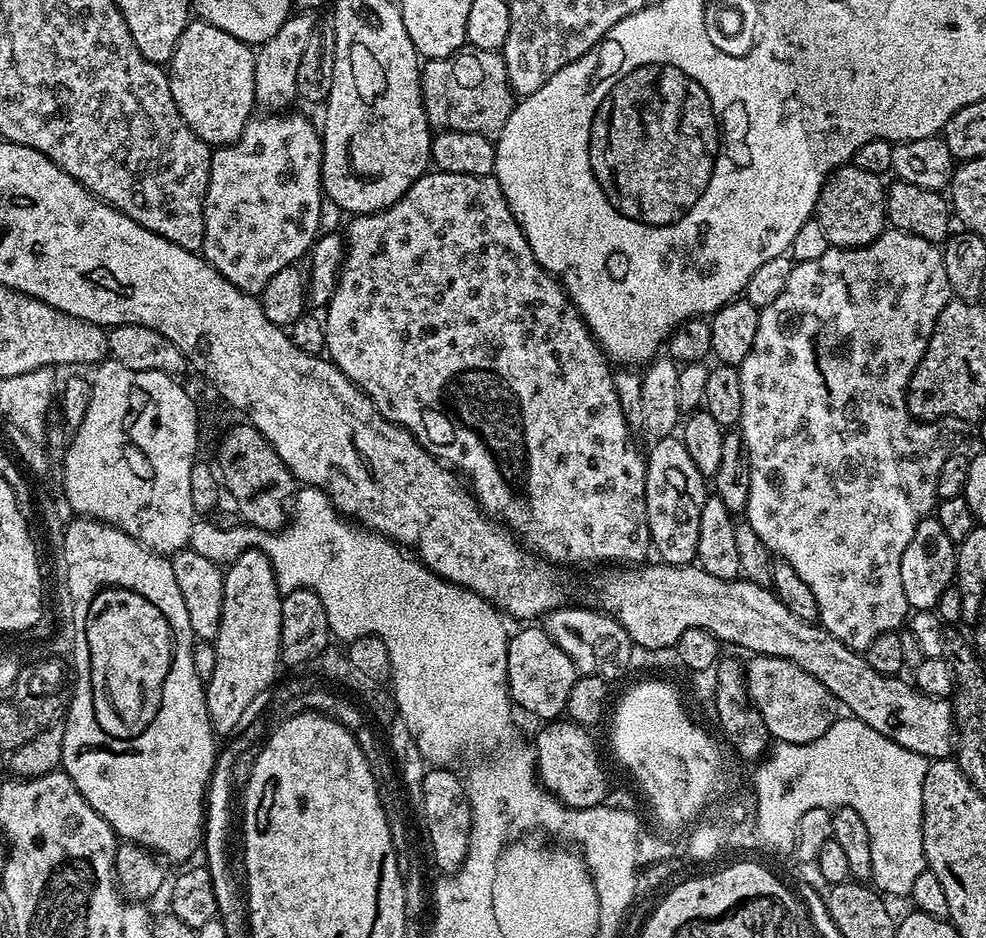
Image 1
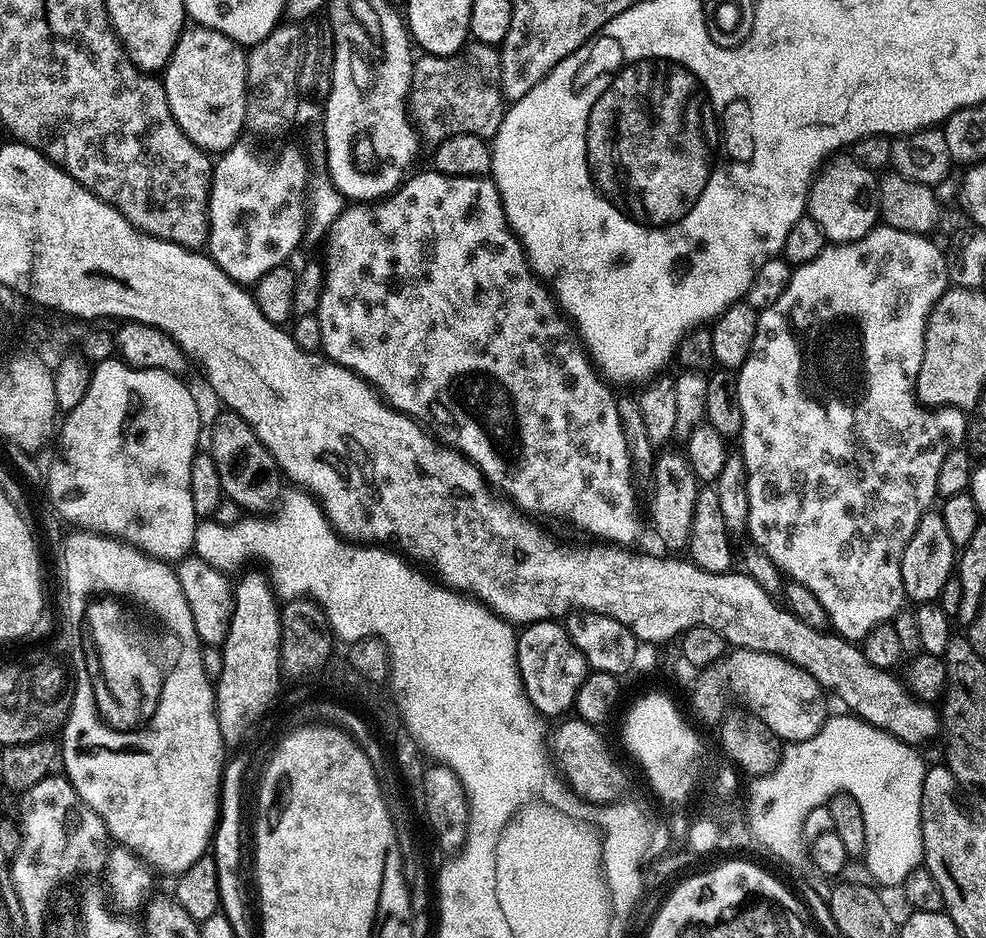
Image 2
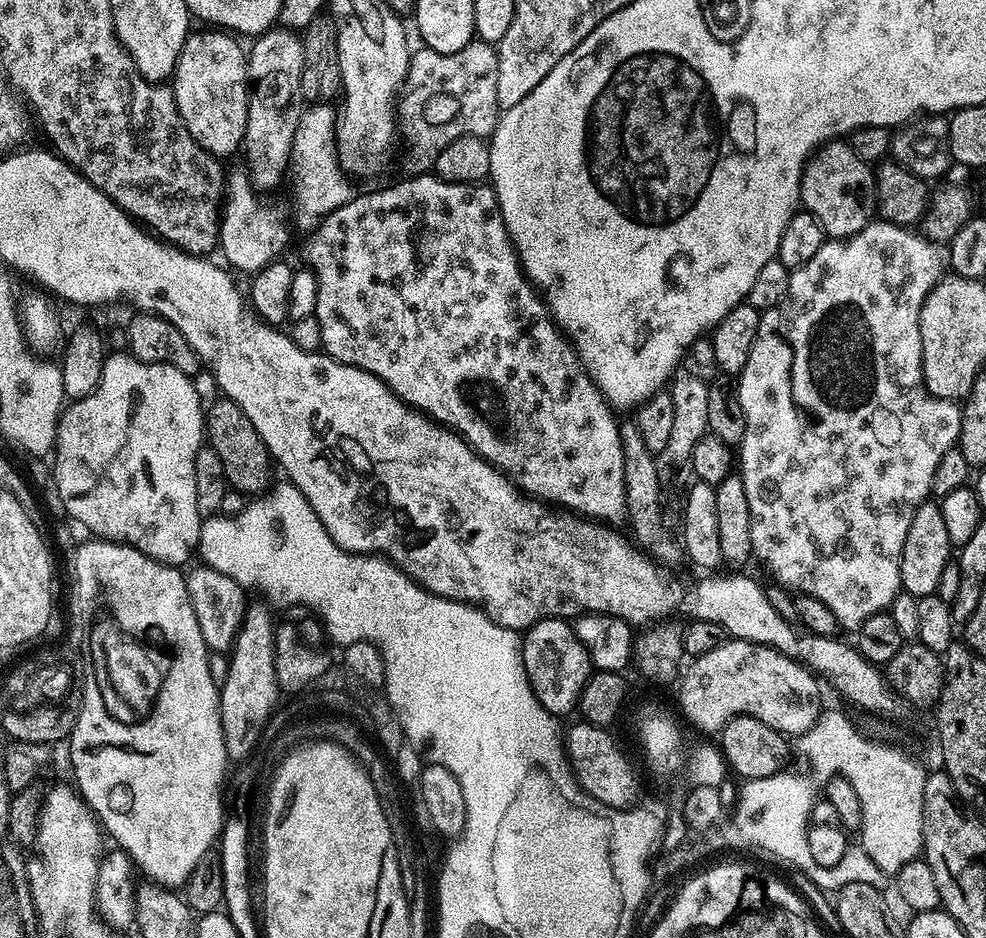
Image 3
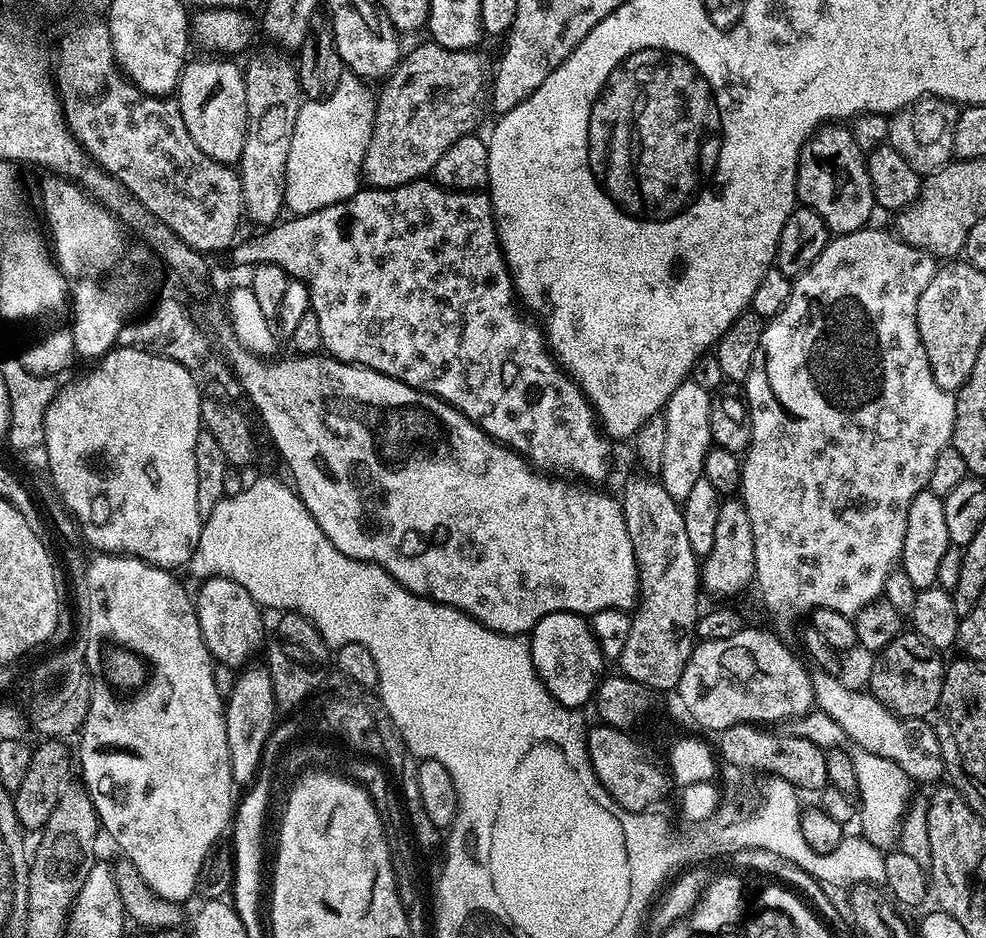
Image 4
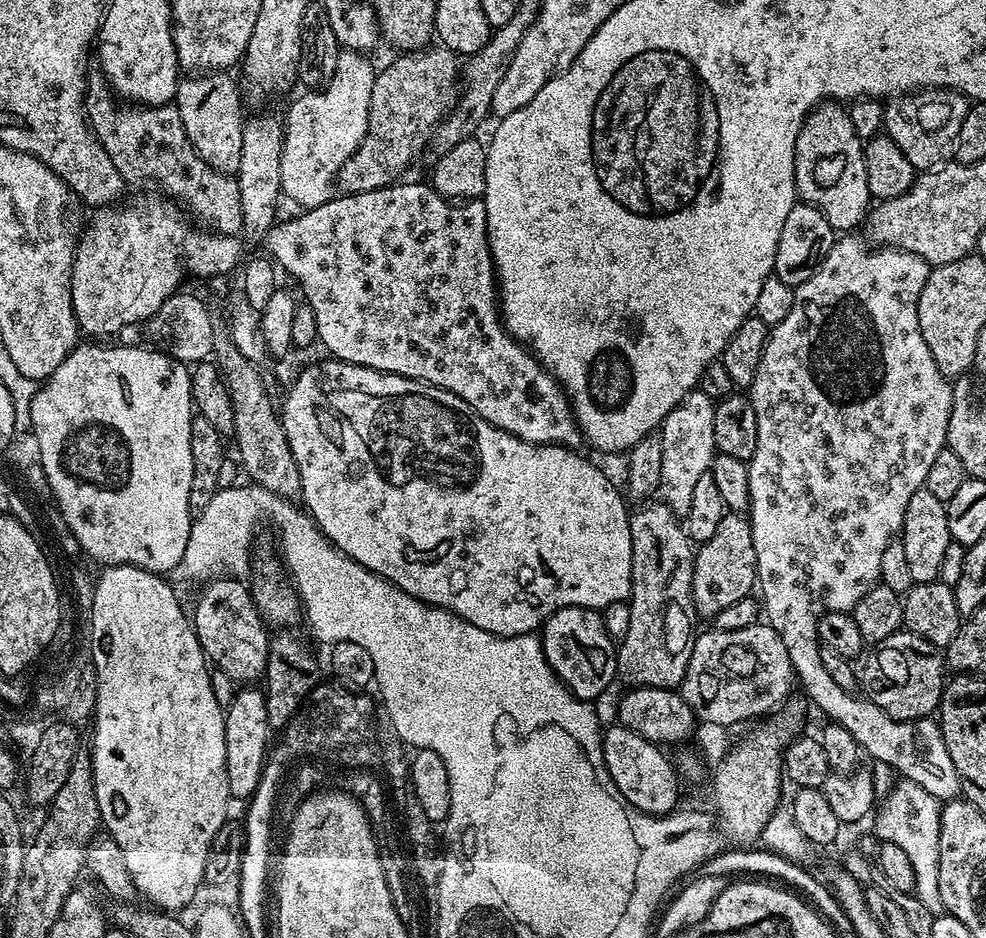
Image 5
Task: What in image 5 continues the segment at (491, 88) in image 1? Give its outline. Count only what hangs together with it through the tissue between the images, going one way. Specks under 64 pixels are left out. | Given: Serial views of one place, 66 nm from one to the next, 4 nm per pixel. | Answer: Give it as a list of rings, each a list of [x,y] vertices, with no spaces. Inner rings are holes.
[[[429,46],[397,57],[376,73],[370,97],[369,124],[356,152],[340,170],[338,188],[341,193],[369,192],[397,183],[419,154],[420,147],[431,141],[441,120],[456,105],[458,77],[462,72],[457,53],[443,46]]]

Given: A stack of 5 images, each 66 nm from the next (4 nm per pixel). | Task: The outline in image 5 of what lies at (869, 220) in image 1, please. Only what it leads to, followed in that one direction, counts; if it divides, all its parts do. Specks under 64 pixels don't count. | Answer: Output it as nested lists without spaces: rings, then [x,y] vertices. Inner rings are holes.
[[[821,102],[808,113],[807,118],[802,122],[802,128],[798,130],[798,138],[796,139],[796,145],[794,146],[794,174],[796,175],[797,197],[799,197],[801,201],[816,205],[817,210],[826,218],[826,222],[830,222],[830,226],[833,230],[840,234],[848,234],[853,230],[856,230],[856,227],[858,227],[859,224],[861,227],[862,214],[867,213],[870,208],[870,197],[868,194],[868,187],[866,186],[866,162],[862,155],[862,141],[860,135],[854,130],[854,126],[850,122],[847,107],[841,106],[836,102]]]

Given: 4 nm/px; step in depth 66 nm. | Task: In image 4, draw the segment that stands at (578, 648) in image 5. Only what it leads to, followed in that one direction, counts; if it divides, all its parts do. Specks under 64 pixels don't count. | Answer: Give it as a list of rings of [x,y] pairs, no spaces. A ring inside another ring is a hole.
[[[555,612],[546,614],[534,627],[528,640],[528,649],[534,662],[536,676],[551,694],[556,703],[567,708],[583,709],[583,704],[593,699],[596,688],[600,685],[602,677],[605,675],[606,661],[602,650],[596,641],[596,635],[592,632],[591,623],[579,612]]]

